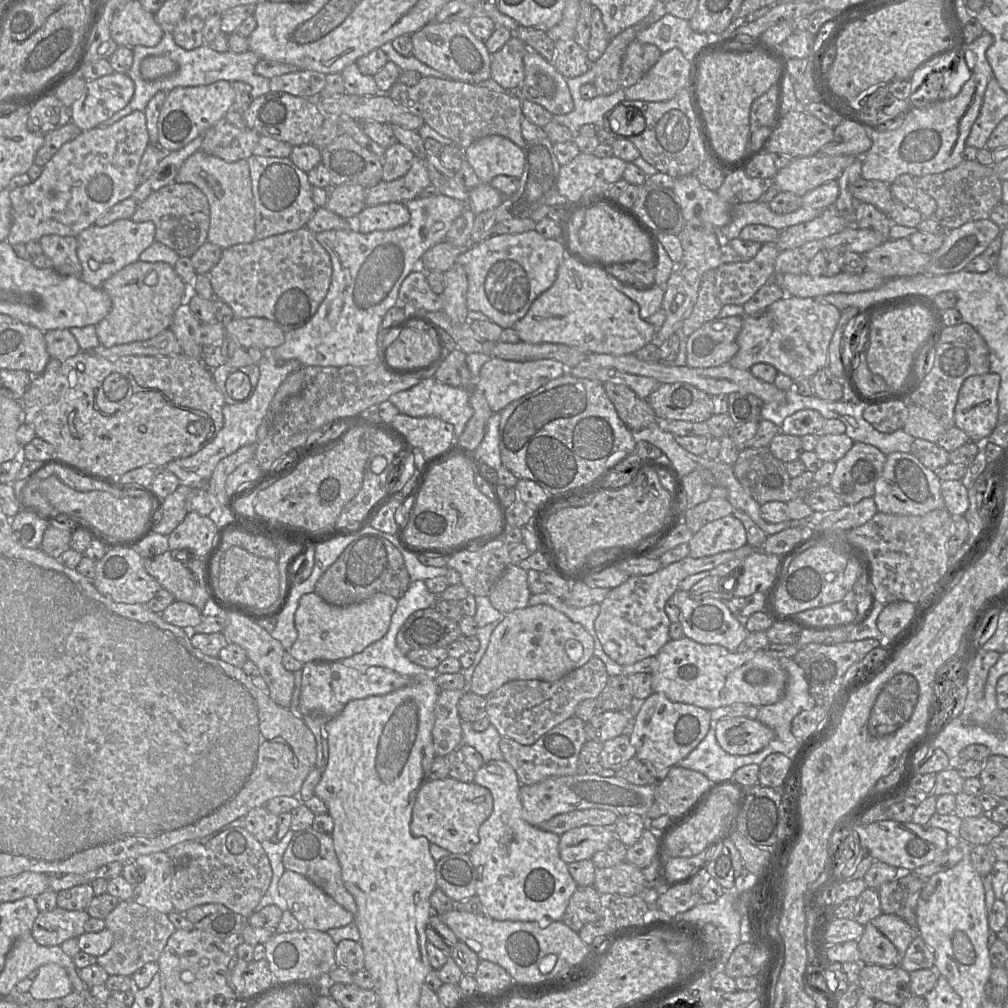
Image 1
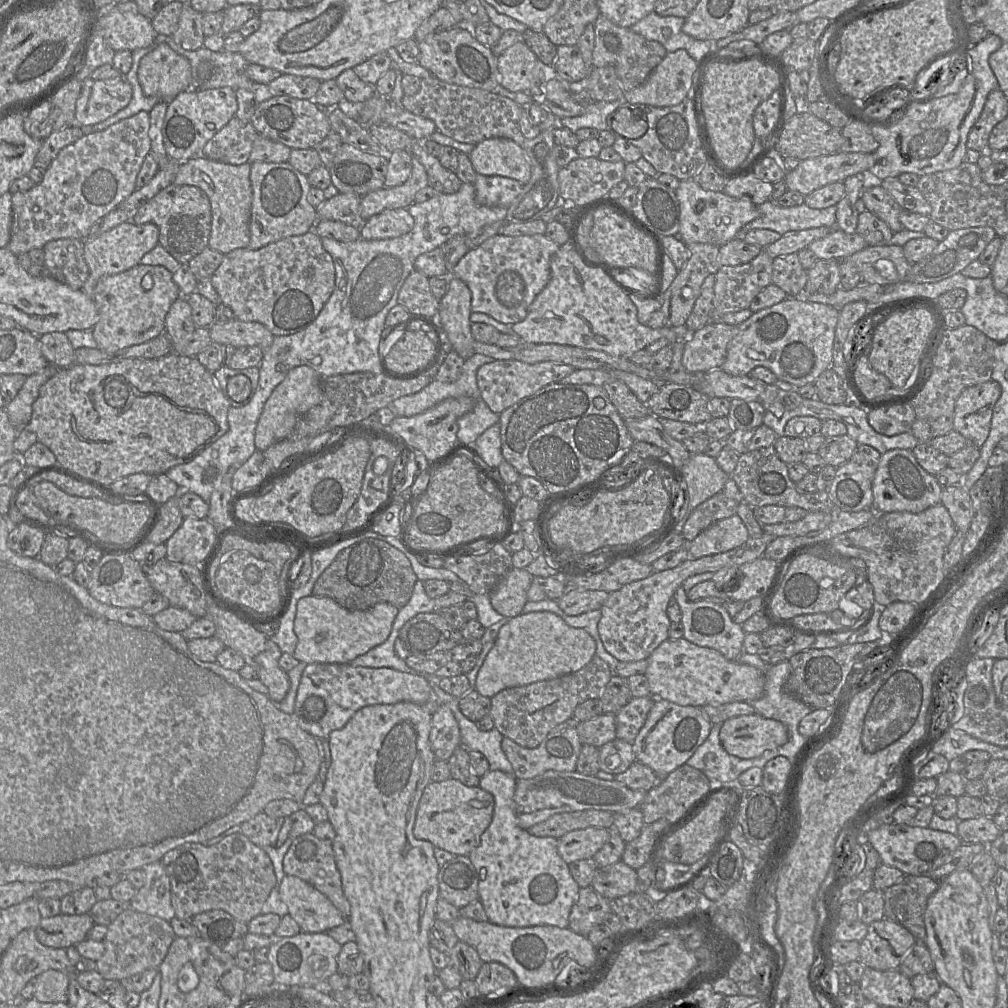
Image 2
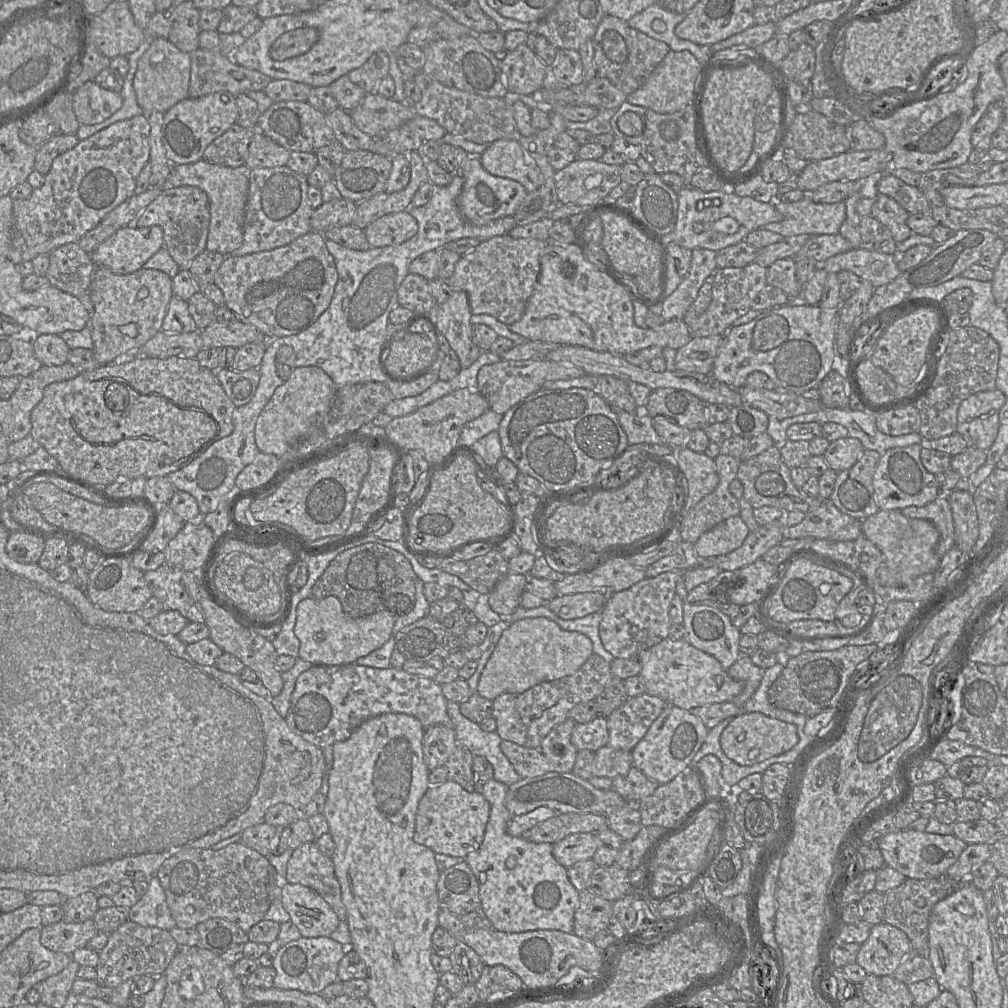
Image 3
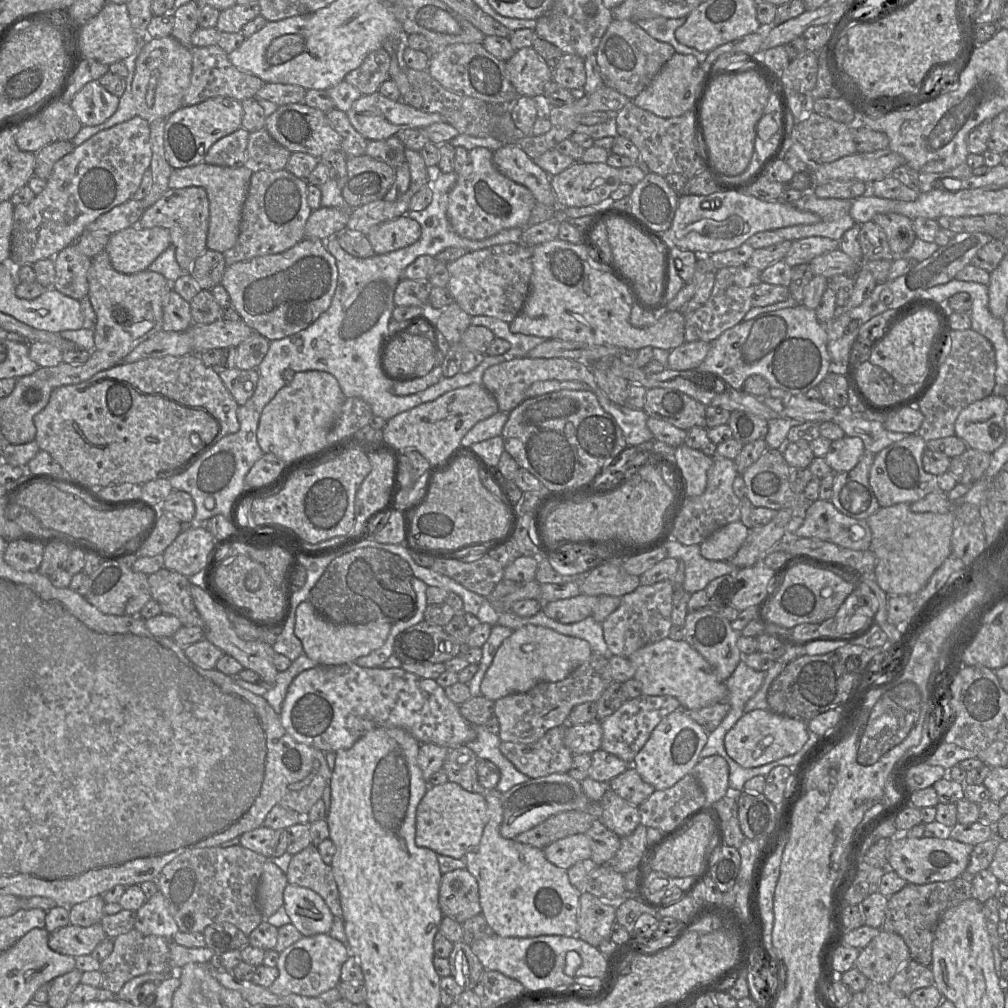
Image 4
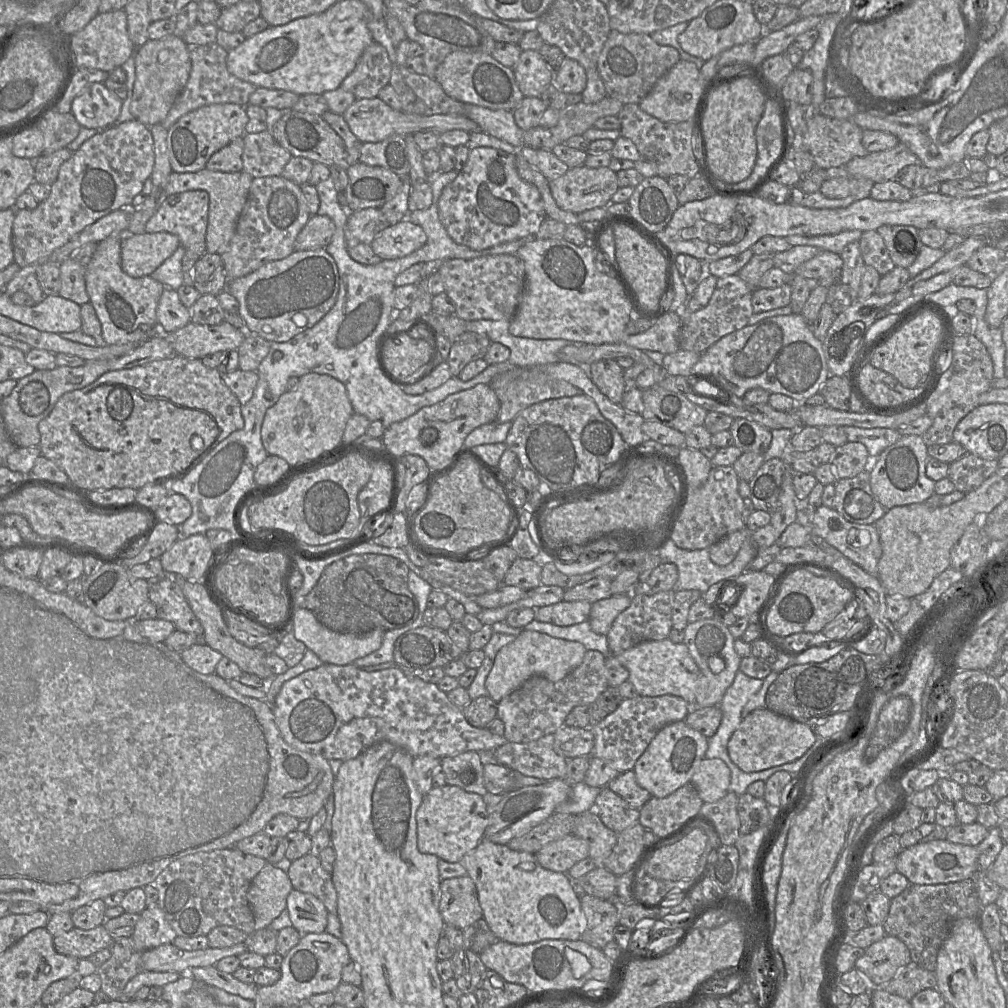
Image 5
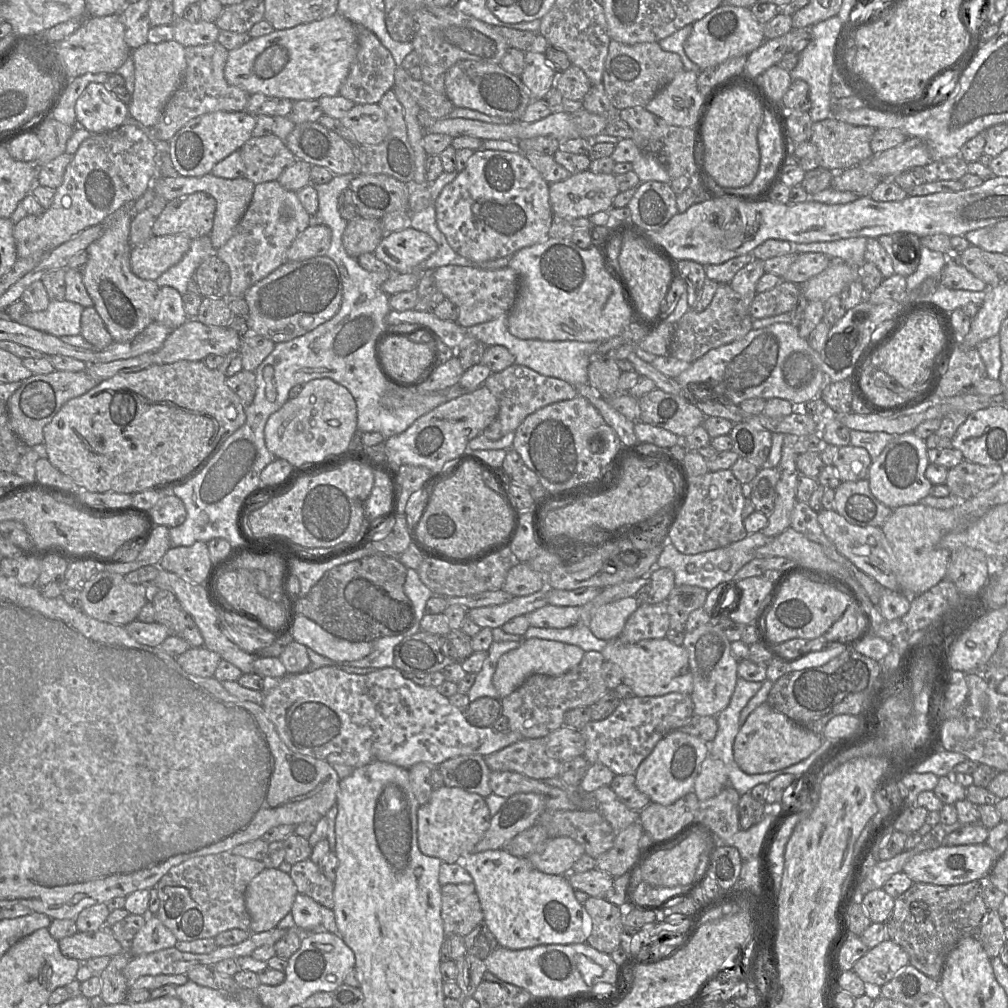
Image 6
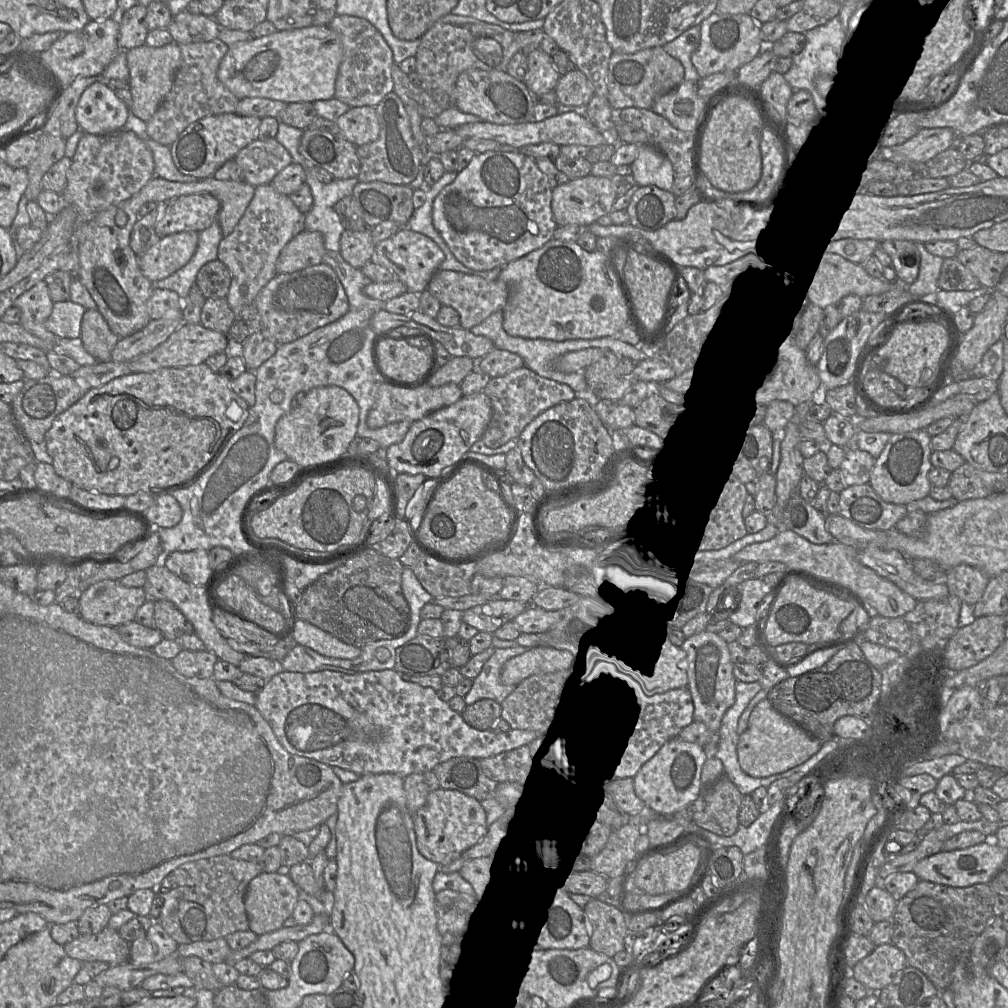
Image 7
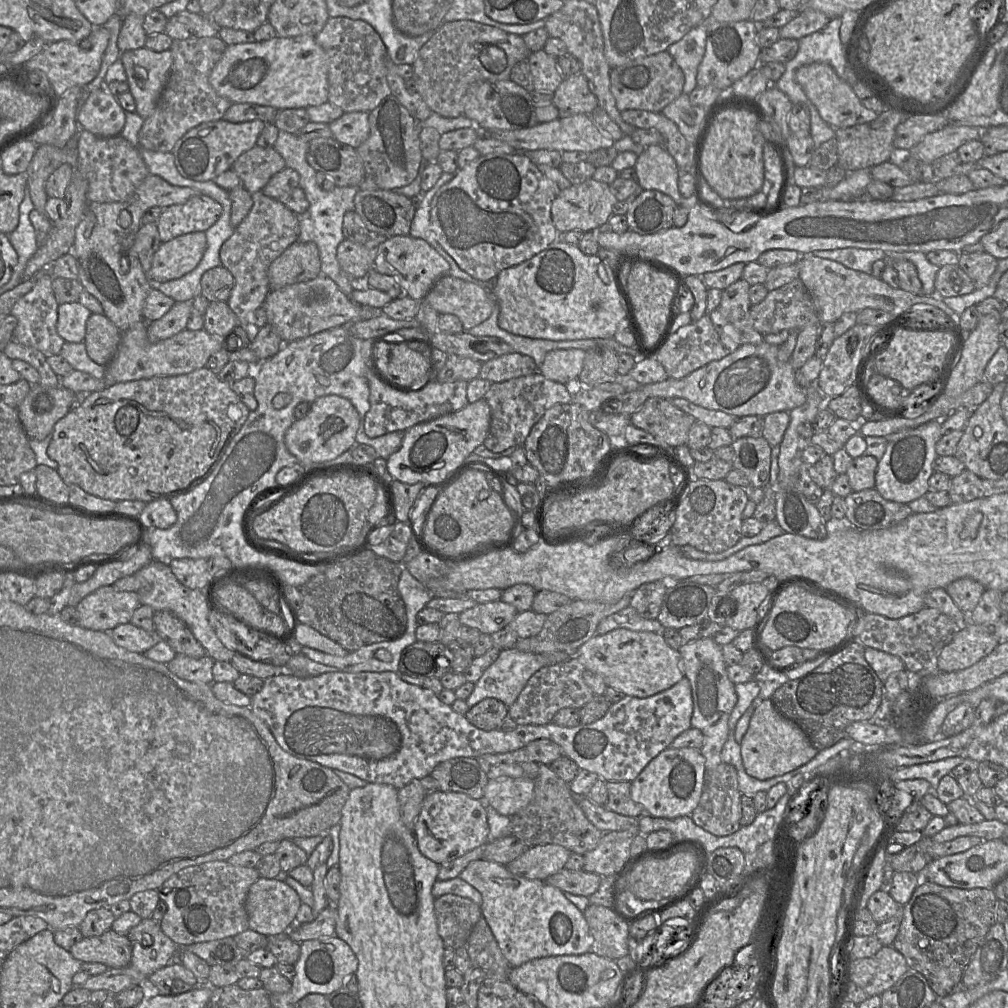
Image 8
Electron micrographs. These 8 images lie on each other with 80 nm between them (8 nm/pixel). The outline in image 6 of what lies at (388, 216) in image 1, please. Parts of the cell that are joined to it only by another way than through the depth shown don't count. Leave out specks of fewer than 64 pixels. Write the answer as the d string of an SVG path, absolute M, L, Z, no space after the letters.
M412 227L385 234L374 255L397 274L417 273L419 265L437 250L437 243Z

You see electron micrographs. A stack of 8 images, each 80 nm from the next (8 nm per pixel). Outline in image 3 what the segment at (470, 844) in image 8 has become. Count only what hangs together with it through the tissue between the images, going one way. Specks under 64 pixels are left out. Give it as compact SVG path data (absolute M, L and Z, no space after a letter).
M447 780L439 785L429 786L418 803L415 821L414 841L430 848L435 854L446 854L465 858L482 843L490 814L490 805L480 792L468 792L458 783Z

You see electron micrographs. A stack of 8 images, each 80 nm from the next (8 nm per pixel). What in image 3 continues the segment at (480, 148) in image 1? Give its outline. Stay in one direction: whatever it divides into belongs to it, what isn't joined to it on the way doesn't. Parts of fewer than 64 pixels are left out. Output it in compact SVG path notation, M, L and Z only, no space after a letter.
M494 141L487 145L479 159L487 172L517 181L527 192L536 190L543 183L539 167L518 141Z

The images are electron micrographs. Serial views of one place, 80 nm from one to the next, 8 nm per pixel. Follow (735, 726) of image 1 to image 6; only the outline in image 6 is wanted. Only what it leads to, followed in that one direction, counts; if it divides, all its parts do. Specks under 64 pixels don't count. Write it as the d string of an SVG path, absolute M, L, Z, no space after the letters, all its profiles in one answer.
M767 701L756 707L739 728L733 743L734 760L740 769L747 774L763 774L786 768L807 758L822 745L822 735L795 723L789 717L773 709Z

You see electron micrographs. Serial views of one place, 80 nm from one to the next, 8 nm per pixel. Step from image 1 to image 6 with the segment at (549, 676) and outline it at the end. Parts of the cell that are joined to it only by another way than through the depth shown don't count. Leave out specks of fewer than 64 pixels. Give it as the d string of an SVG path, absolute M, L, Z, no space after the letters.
M529 638L522 639L520 645L504 653L497 662L492 683L499 695L499 700L514 692L532 675L544 674L560 676L577 666L585 651L580 647L559 641Z

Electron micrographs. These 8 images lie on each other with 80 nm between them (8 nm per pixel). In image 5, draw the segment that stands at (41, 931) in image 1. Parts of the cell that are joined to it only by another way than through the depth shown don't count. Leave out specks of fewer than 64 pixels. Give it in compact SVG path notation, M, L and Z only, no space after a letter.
M103 924L89 930L74 927L53 938L58 953L78 959L88 958L104 948L111 948L112 953L114 941Z

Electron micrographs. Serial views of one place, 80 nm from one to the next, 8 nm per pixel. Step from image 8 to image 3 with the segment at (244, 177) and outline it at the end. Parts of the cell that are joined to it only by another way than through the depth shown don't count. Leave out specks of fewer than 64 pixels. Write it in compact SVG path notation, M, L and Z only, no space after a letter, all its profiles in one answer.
M255 130L249 144L245 165L251 170L265 167L274 168L285 166L290 158L291 151L271 140L259 130Z

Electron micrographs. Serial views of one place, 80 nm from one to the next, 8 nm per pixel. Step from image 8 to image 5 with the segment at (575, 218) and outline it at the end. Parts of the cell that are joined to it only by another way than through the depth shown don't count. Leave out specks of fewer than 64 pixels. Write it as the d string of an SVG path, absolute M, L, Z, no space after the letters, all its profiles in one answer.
M585 165L549 181L552 196L563 210L575 214L594 208L606 208L618 190L617 173L608 167L589 168Z

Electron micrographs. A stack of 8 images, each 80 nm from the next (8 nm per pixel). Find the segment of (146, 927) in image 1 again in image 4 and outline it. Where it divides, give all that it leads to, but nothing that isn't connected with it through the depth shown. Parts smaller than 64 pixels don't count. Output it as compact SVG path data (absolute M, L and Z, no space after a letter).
M133 928L113 939L113 950L100 962L101 973L100 987L117 995L121 988L130 979L147 974L169 972L169 944L170 939L158 935L144 935Z

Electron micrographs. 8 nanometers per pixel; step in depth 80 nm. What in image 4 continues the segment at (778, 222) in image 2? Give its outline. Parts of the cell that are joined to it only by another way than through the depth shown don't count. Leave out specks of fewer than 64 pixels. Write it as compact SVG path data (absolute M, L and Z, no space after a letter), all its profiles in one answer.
M812 192L792 204L801 211L810 211L821 217L821 221L811 225L795 225L778 228L774 231L784 240L795 241L808 237L827 237L839 241L842 235L852 228L856 222L849 214L852 200L819 198Z

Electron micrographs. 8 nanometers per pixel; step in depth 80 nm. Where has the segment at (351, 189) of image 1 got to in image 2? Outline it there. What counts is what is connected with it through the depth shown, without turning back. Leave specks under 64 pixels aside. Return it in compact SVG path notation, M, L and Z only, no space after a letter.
M338 193L317 209L318 220L335 220L360 227L361 196L353 193Z

